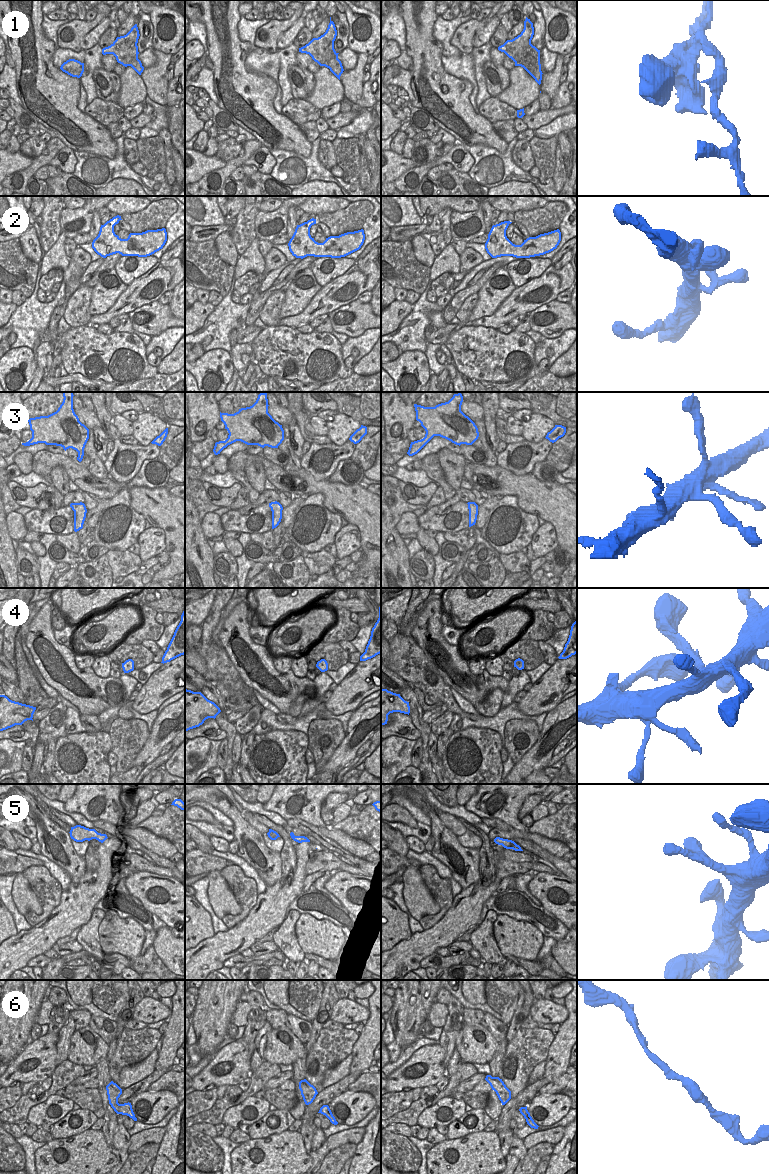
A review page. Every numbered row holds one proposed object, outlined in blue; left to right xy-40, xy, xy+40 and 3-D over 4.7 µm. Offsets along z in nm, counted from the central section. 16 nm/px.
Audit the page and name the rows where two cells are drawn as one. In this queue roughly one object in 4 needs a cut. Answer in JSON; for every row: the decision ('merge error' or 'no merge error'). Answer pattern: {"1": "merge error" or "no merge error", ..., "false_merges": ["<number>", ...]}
{"1": "merge error", "2": "no merge error", "3": "no merge error", "4": "no merge error", "5": "no merge error", "6": "no merge error", "false_merges": ["1"]}

